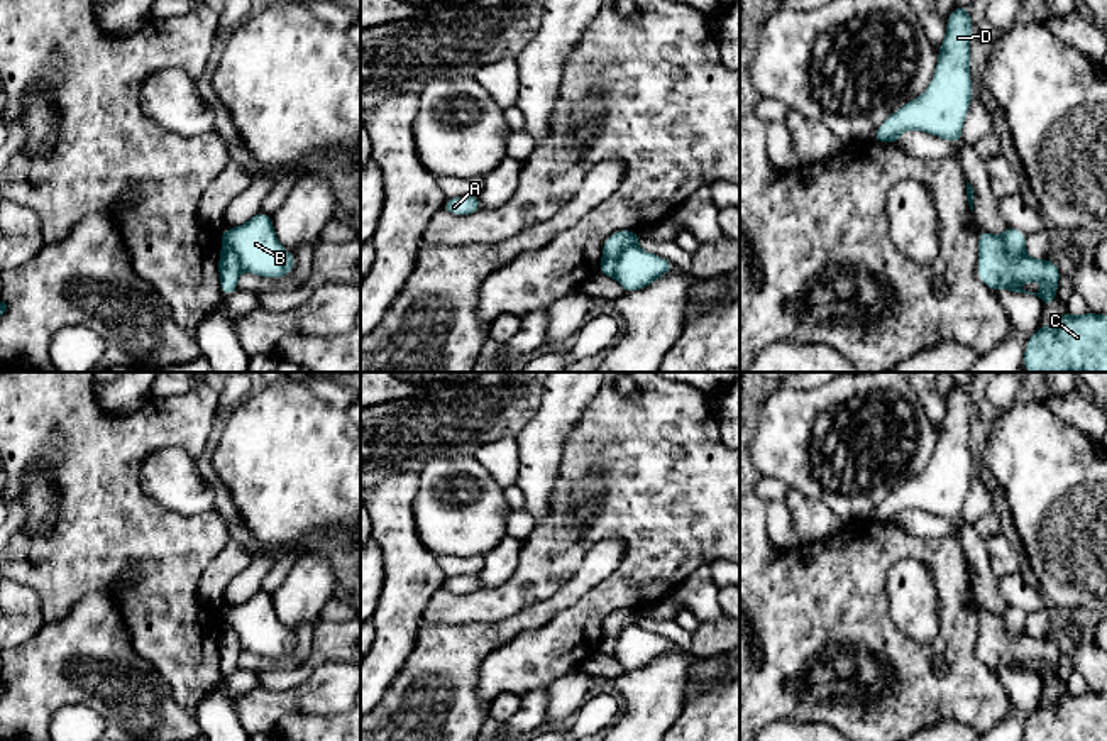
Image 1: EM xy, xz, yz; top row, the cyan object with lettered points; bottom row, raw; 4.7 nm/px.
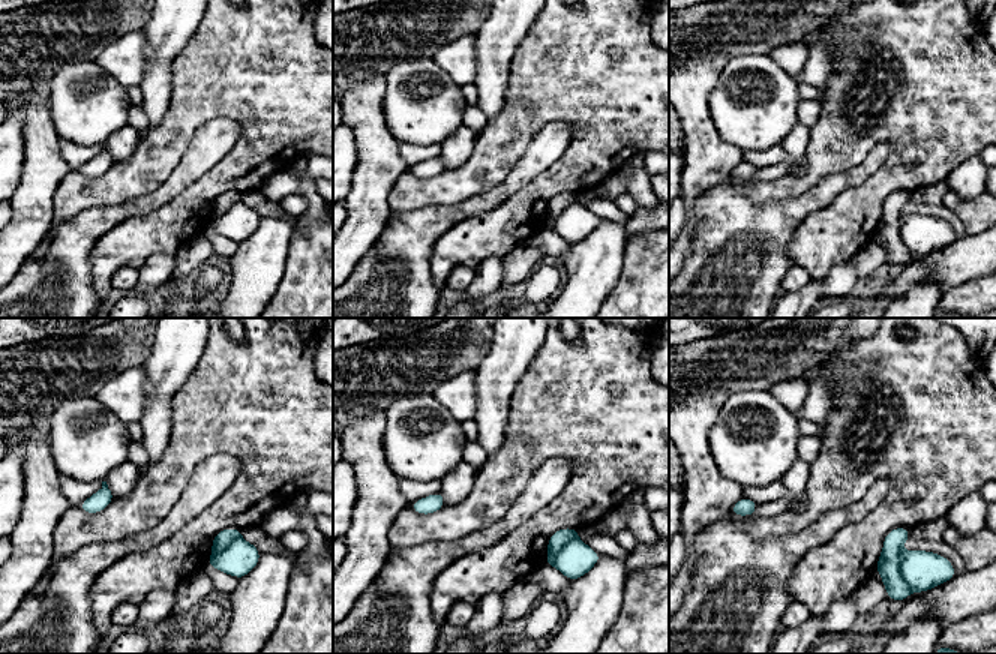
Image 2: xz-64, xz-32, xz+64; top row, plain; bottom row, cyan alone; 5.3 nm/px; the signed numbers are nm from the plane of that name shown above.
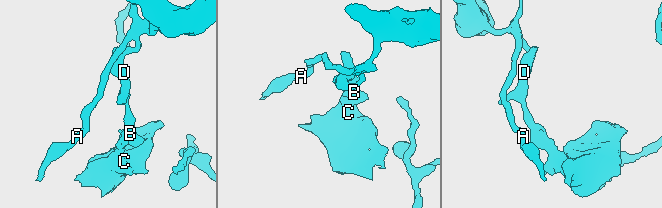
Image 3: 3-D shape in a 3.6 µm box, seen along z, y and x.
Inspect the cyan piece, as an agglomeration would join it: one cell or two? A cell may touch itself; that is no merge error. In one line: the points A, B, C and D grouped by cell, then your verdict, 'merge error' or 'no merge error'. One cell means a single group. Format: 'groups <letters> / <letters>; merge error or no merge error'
groups A B D / C; merge error

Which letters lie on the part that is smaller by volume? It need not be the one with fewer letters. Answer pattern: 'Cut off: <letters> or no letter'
Cut off: C

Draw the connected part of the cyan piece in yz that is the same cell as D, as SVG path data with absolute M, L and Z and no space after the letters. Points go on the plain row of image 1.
M956 382L950 392L931 464L922 474L895 489L873 511L873 519L897 524L902 511L922 509L953 523L963 523L961 508L972 482L970 386L972 382L967 387Z

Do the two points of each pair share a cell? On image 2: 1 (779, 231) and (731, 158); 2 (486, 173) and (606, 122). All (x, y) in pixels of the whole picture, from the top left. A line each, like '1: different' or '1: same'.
1: different
2: same

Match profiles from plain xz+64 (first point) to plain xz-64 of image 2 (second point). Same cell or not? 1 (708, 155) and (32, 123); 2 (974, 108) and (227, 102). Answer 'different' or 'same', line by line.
1: same
2: same

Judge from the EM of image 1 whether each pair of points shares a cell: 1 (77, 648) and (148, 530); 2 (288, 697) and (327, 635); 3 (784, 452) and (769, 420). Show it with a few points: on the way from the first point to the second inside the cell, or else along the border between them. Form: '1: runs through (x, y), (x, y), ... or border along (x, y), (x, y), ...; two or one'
1: border along (73, 606), (90, 592), (114, 591), (127, 628); two
2: border along (327, 664), (320, 664), (286, 689), (259, 686); two
3: runs through (784, 444), (784, 435), (777, 428); one

